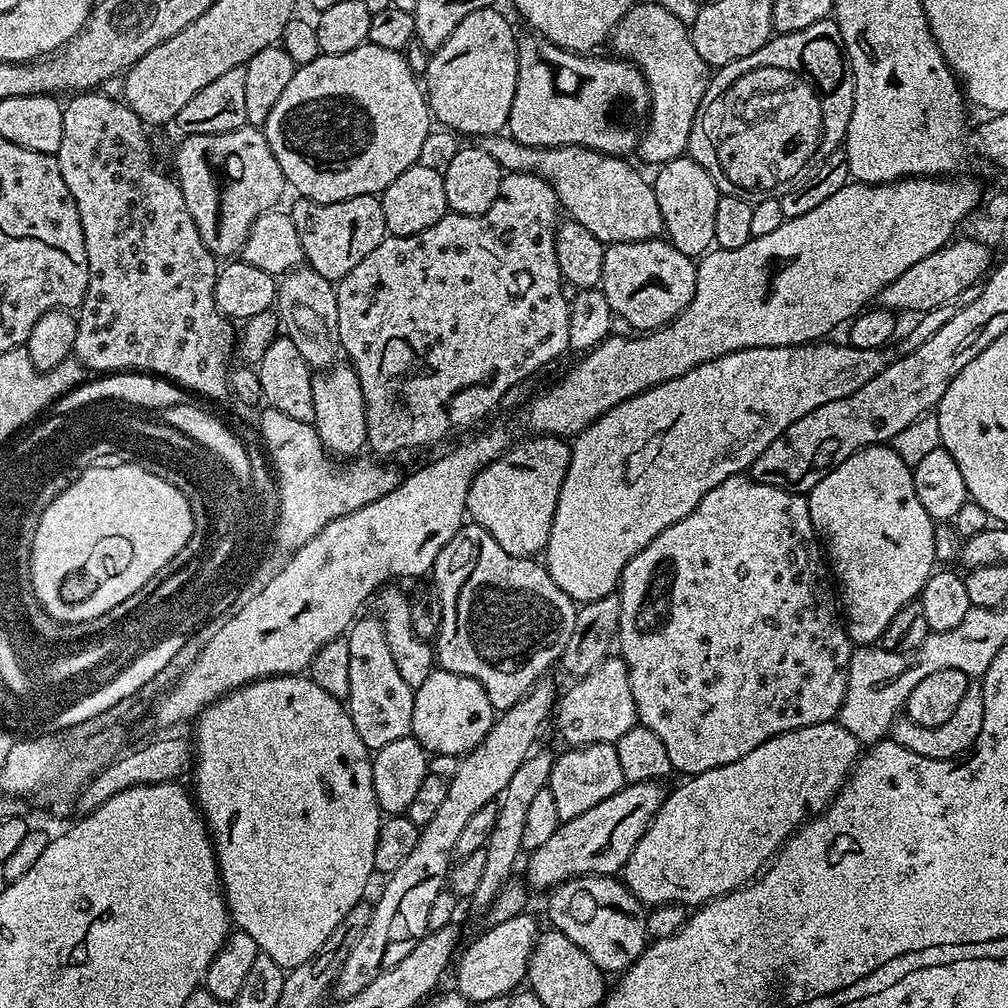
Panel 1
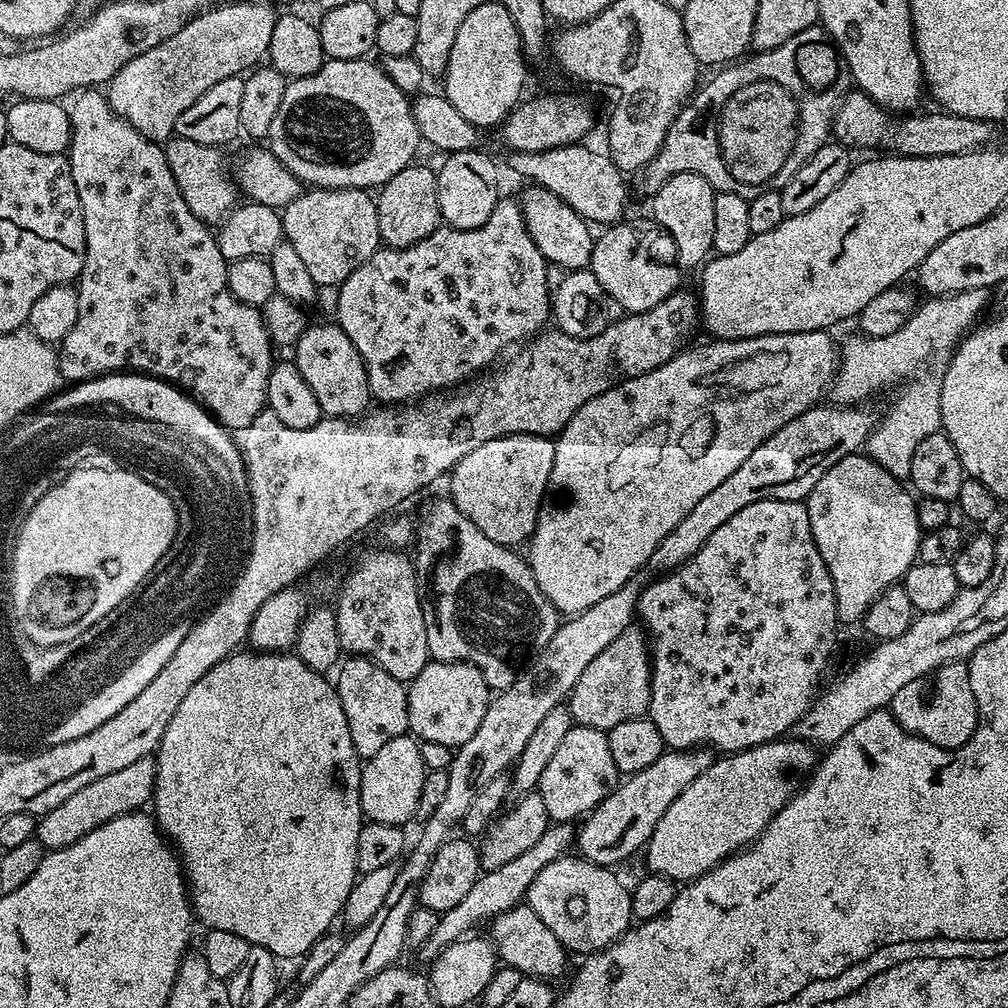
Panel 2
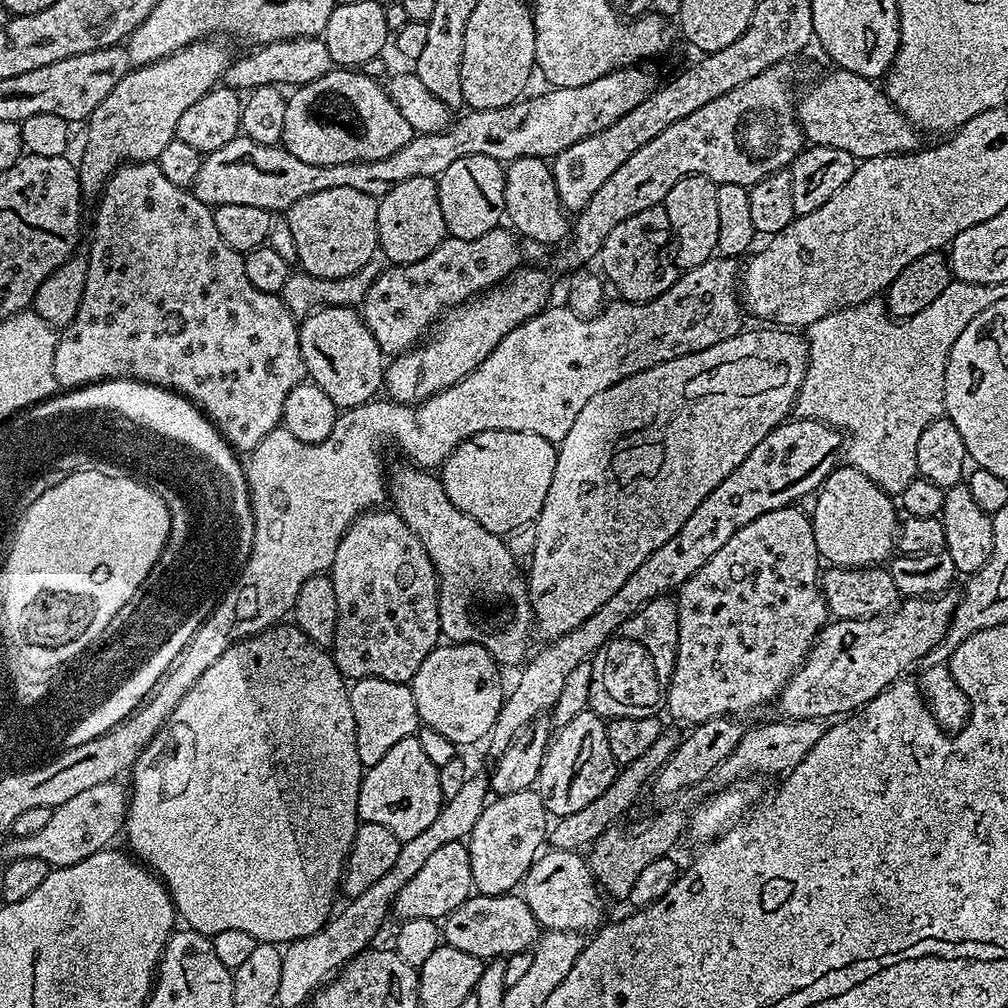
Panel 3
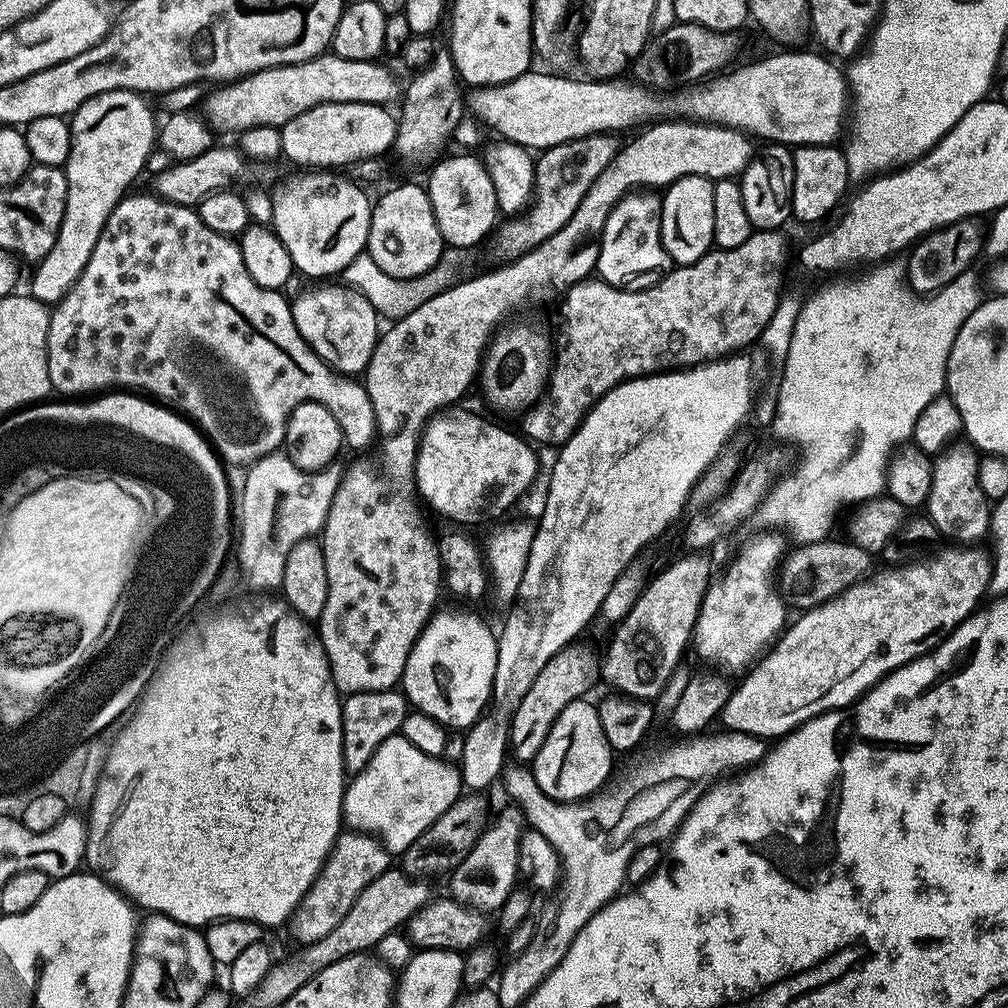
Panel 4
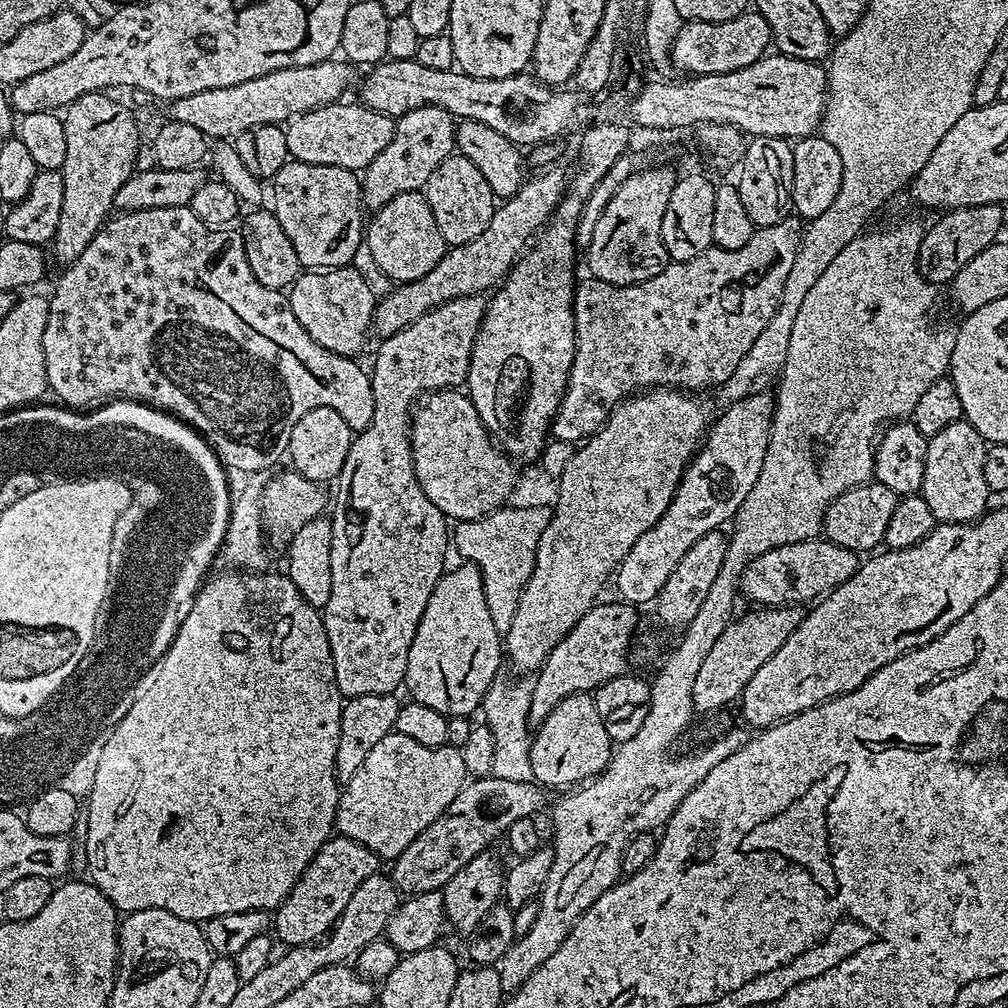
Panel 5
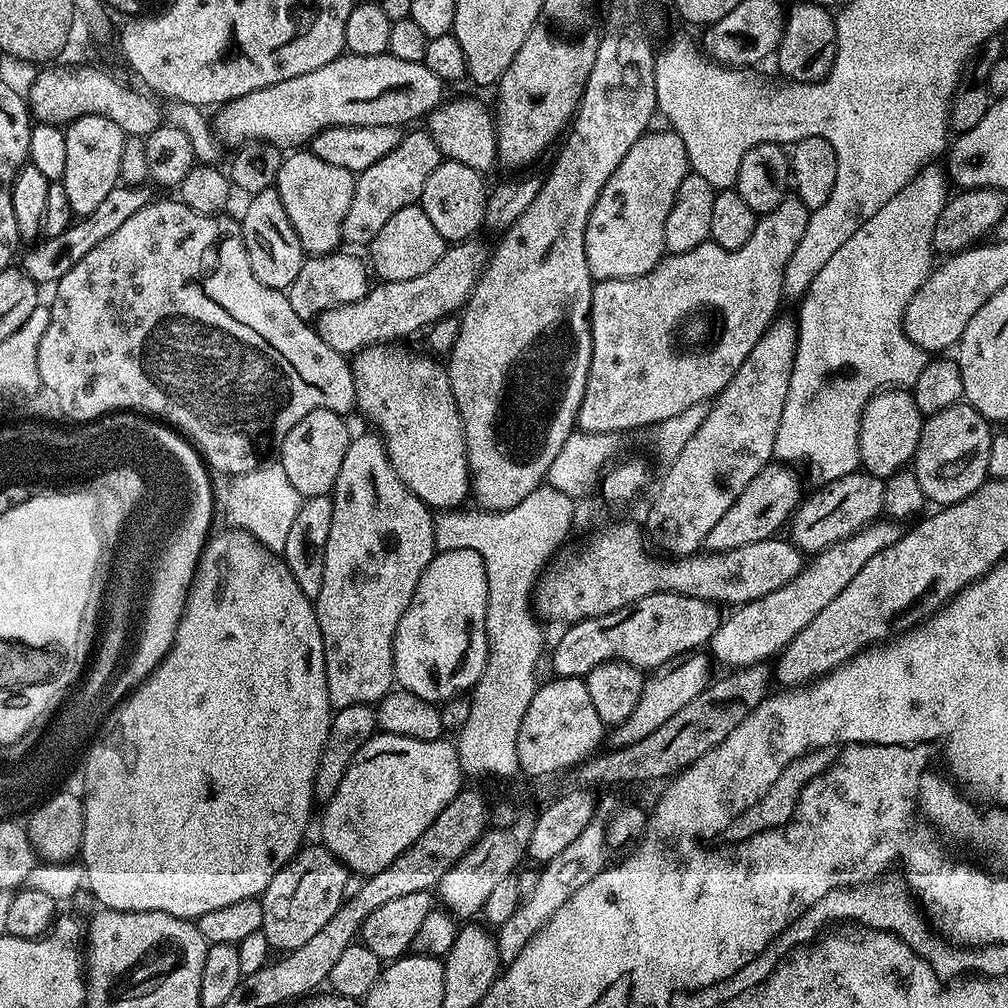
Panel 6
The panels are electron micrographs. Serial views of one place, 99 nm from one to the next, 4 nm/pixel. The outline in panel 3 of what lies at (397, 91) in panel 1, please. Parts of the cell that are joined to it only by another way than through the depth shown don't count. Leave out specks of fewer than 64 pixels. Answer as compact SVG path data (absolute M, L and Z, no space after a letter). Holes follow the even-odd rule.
M344 66L332 70L309 84L299 85L293 96L287 97L285 121L282 125L282 146L294 158L318 166L334 166L342 162L377 160L402 150L414 135L410 122L398 114L398 108L389 99L387 91L380 88L367 76L364 70L349 70ZM324 92L341 100L352 111L356 125L352 132L344 124L324 124Z

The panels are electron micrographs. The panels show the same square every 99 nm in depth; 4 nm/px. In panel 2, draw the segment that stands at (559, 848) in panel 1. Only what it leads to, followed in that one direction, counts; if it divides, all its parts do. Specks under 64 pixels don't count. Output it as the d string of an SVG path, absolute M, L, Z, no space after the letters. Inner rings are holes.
M706 746L666 750L646 770L631 773L616 789L583 817L578 828L578 852L591 863L617 866L647 845L663 814L682 791L706 772L716 759Z

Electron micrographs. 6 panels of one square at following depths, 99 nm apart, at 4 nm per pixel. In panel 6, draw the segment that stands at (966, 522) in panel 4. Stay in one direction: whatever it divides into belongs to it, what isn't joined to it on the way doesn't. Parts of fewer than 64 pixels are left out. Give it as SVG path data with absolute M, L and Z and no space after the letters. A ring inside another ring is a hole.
M961 402L927 417L920 430L914 457L914 473L921 490L936 506L958 504L974 494L988 476L993 425L971 404Z

